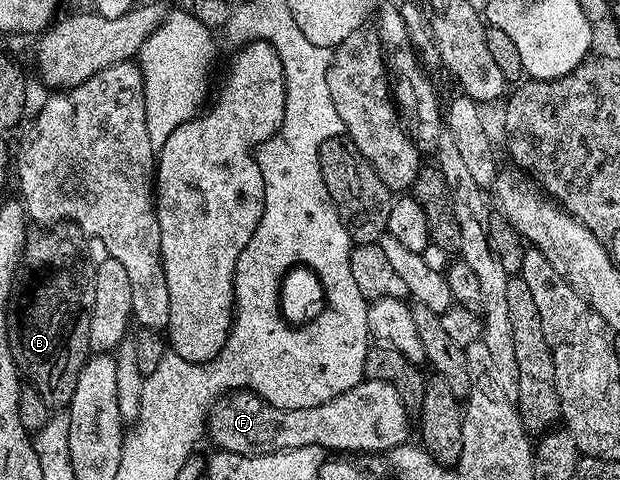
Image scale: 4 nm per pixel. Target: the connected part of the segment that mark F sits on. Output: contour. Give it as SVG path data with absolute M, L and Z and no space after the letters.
M364 378L357 386L353 386L345 394L337 394L329 402L323 402L321 406L309 406L305 410L285 410L274 408L271 404L265 404L253 392L236 390L220 399L210 409L205 421L206 439L211 439L214 446L221 452L232 452L243 455L269 455L274 452L297 450L299 447L319 446L331 454L351 454L347 452L387 452L394 453L395 449L402 448L413 436L413 420L409 417L409 409L389 386L389 382L369 380Z

